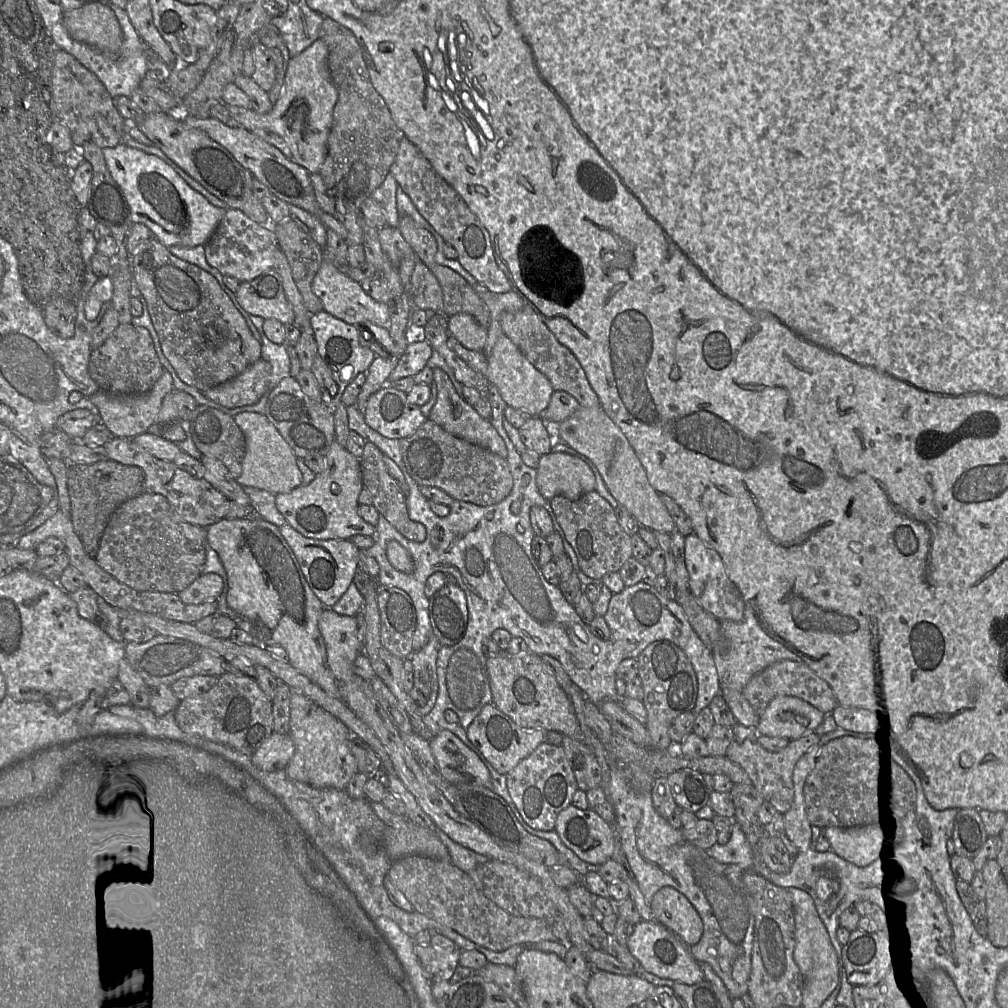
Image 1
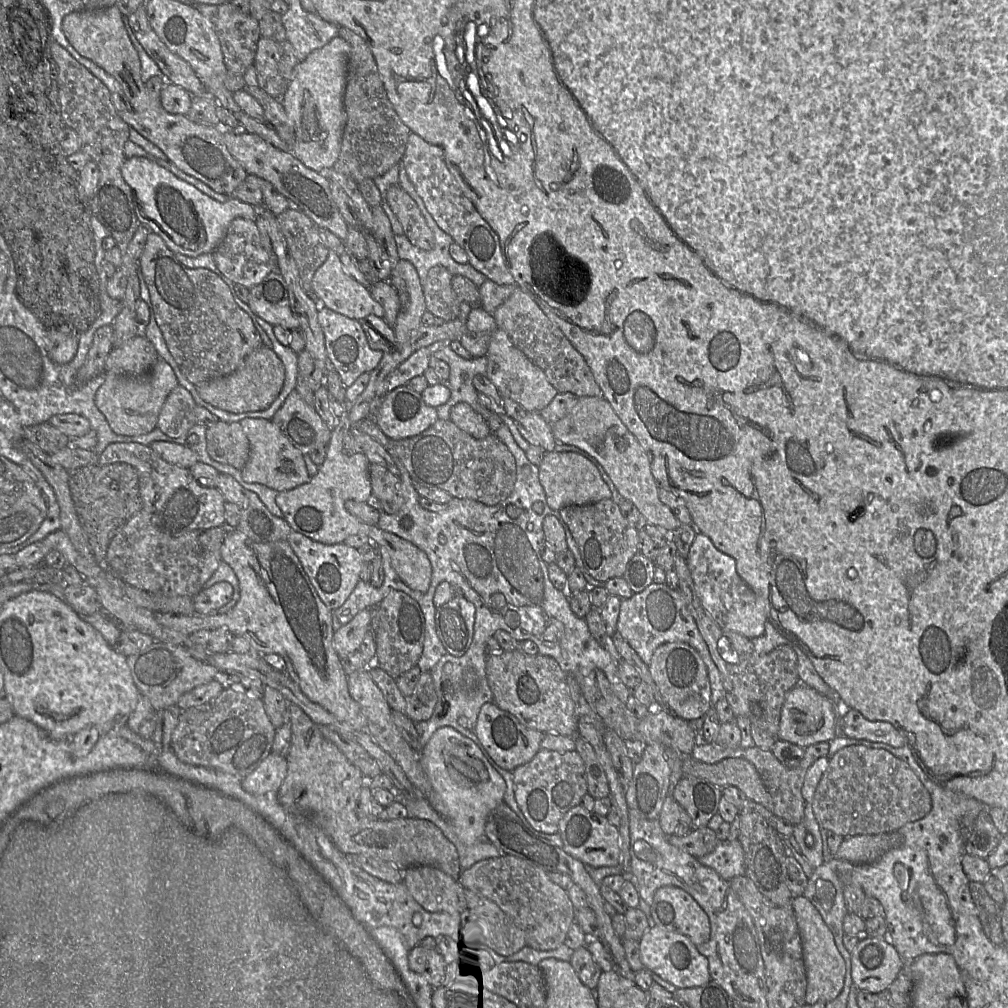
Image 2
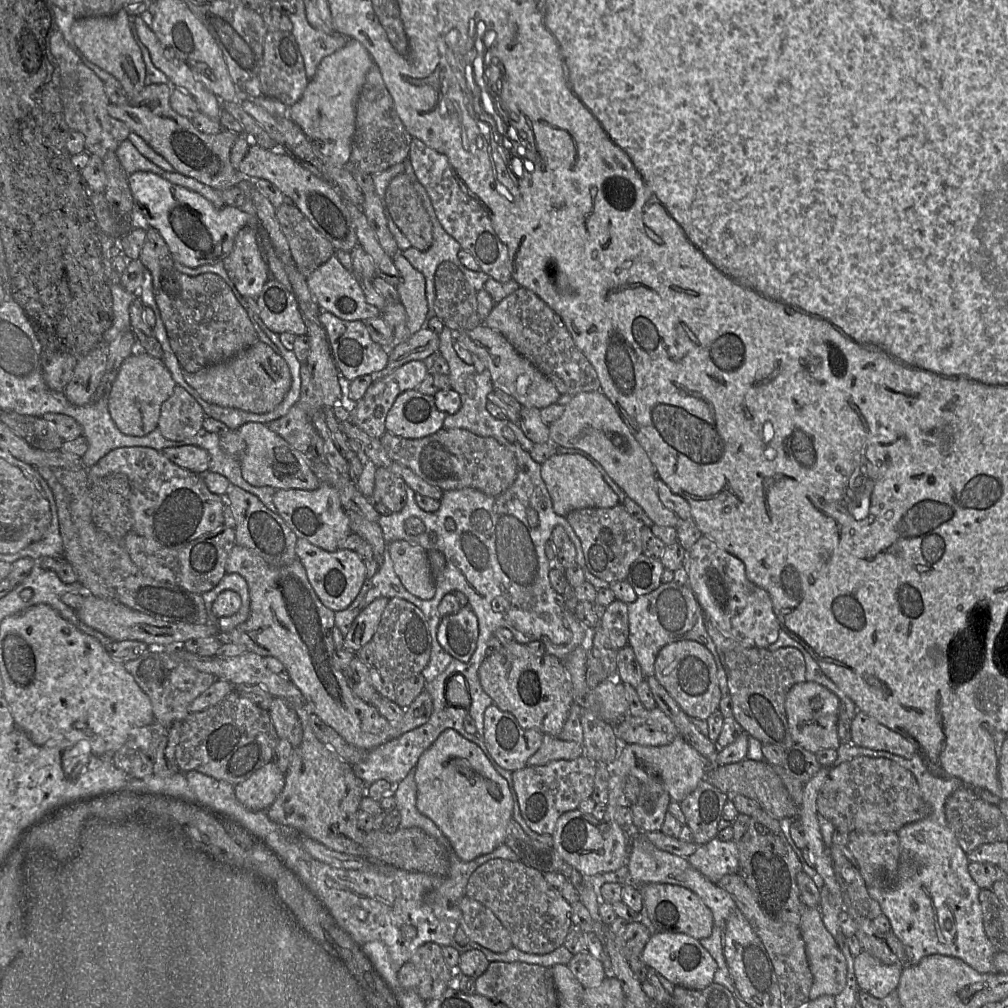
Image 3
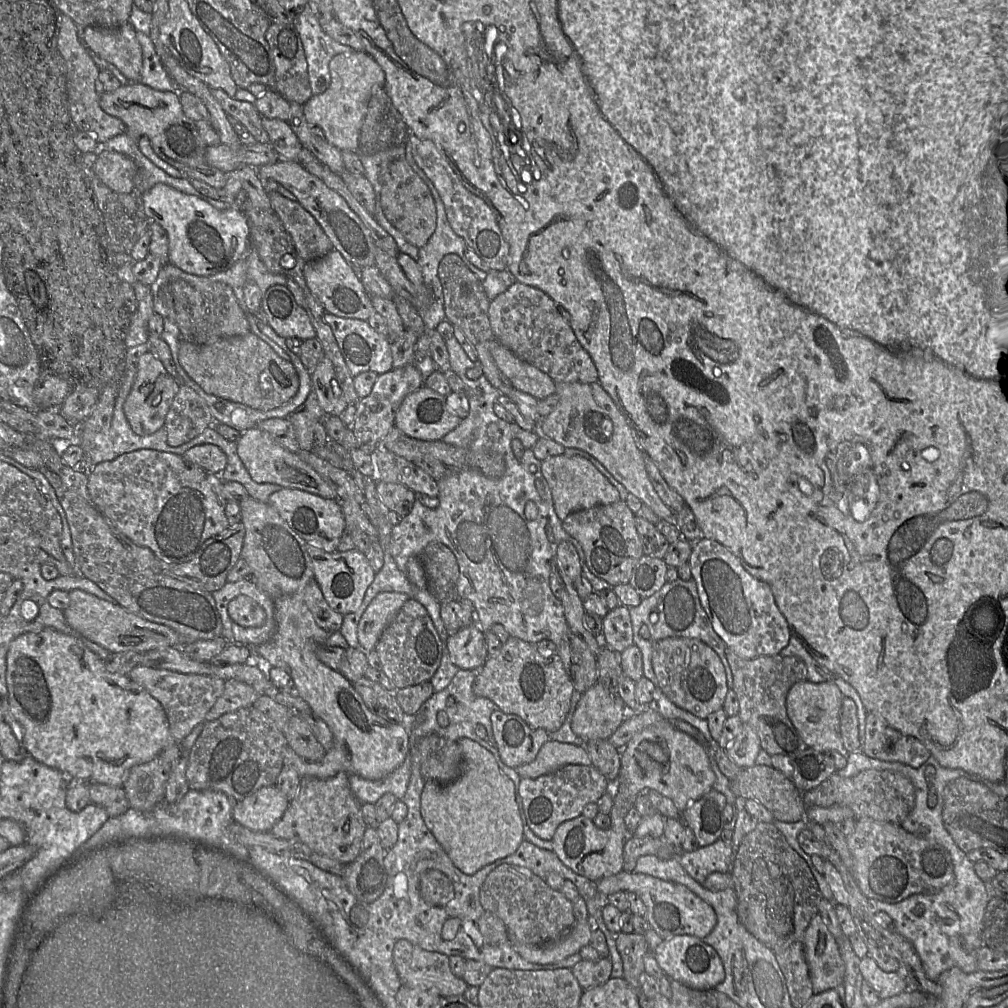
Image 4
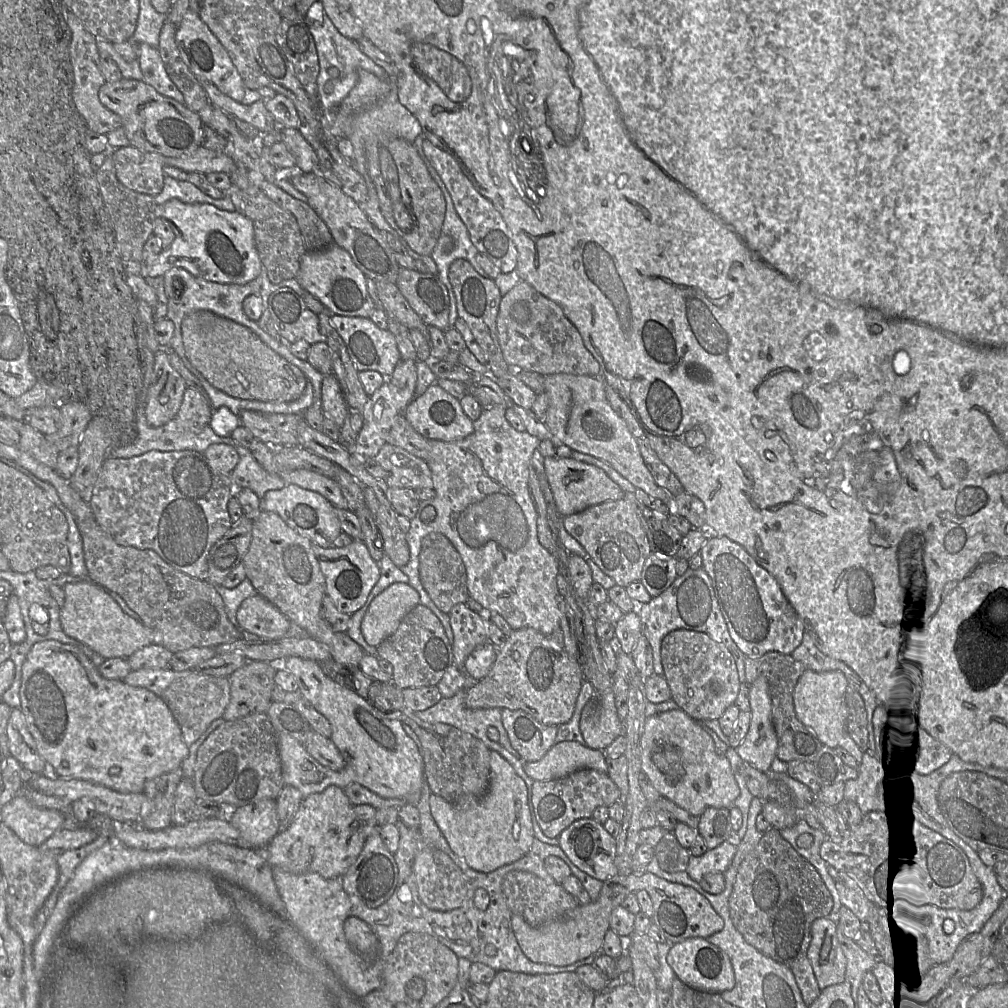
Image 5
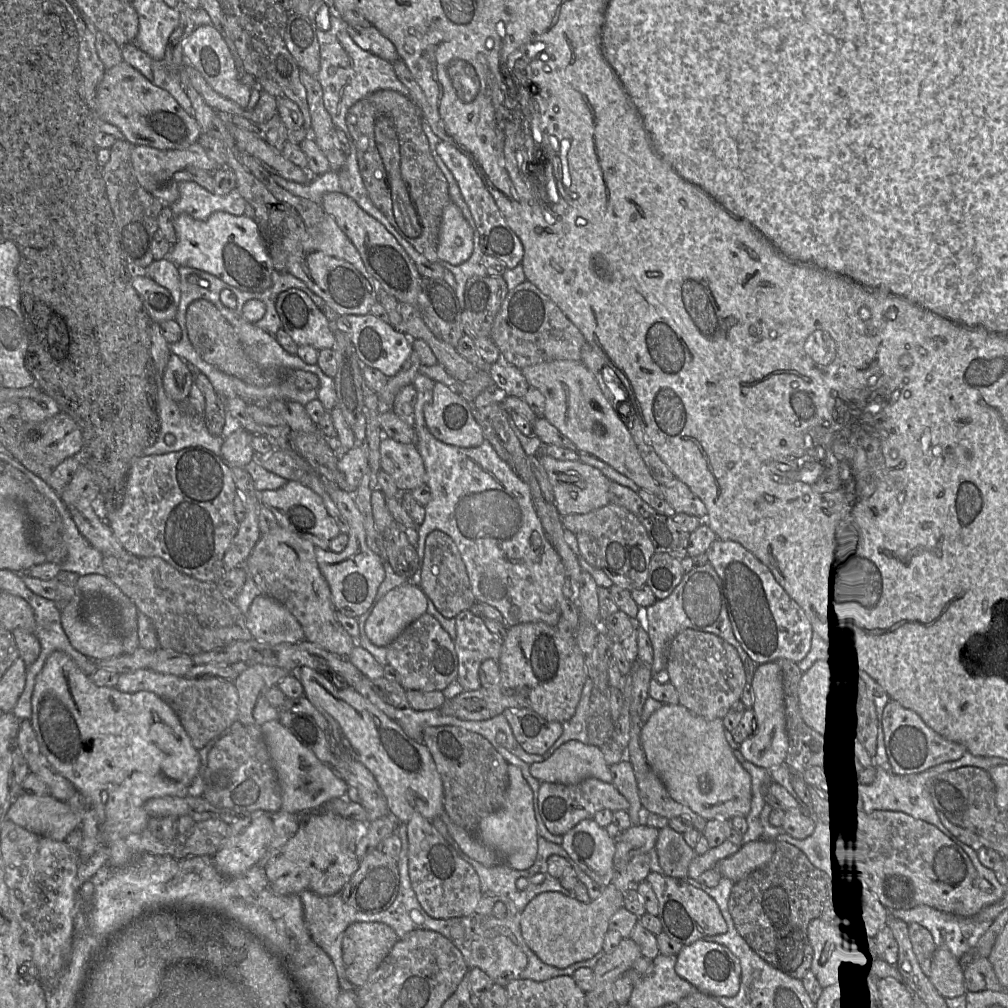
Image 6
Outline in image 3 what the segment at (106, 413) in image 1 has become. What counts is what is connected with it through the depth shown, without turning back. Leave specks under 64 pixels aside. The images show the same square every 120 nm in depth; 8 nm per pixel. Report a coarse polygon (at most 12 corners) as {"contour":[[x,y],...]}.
{"contour":[[137,349],[121,364],[108,410],[125,435],[157,428],[177,384]]}

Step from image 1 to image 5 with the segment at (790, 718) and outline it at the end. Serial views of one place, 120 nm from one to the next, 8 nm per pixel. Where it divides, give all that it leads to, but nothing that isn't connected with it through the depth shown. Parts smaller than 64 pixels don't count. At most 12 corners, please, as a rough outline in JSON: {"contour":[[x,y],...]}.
{"contour":[[805,670],[793,692],[797,718],[824,746],[863,752],[847,731],[840,671]]}

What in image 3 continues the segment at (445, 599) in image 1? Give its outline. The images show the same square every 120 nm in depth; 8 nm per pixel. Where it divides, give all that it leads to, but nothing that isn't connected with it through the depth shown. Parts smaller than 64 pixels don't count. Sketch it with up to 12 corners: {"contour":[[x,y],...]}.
{"contour":[[469,605],[442,617],[438,640],[468,662],[477,648],[478,618]]}

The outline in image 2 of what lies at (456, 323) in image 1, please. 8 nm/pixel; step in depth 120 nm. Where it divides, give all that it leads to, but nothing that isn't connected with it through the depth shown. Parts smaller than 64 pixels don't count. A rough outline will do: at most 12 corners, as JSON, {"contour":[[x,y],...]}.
{"contour":[[472,306],[459,339],[472,357],[485,356],[497,328],[493,316]]}

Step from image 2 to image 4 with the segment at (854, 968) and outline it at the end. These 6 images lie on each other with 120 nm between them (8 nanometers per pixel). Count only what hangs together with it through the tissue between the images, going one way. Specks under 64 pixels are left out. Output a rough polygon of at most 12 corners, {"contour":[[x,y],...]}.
{"contour":[[869,956],[859,972],[880,1000],[908,990],[901,975],[881,970]]}

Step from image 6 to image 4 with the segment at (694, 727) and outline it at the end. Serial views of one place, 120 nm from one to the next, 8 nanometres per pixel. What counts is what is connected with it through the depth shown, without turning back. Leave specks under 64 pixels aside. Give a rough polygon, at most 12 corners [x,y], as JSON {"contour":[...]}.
{"contour":[[671,721],[621,749],[630,807],[654,790],[682,813],[714,789],[706,748]]}

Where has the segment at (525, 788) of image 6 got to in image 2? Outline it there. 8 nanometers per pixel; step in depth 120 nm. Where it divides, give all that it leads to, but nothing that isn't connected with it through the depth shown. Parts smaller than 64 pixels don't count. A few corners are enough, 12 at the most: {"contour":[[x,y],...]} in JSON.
{"contour":[[441,727],[420,751],[430,806],[464,844],[485,840],[506,783]]}

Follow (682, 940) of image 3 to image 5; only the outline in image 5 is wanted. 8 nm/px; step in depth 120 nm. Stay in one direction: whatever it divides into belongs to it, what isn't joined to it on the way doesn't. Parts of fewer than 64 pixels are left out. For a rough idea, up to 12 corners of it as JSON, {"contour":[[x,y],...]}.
{"contour":[[705,938],[673,944],[667,962],[689,987],[735,986],[727,954]]}

